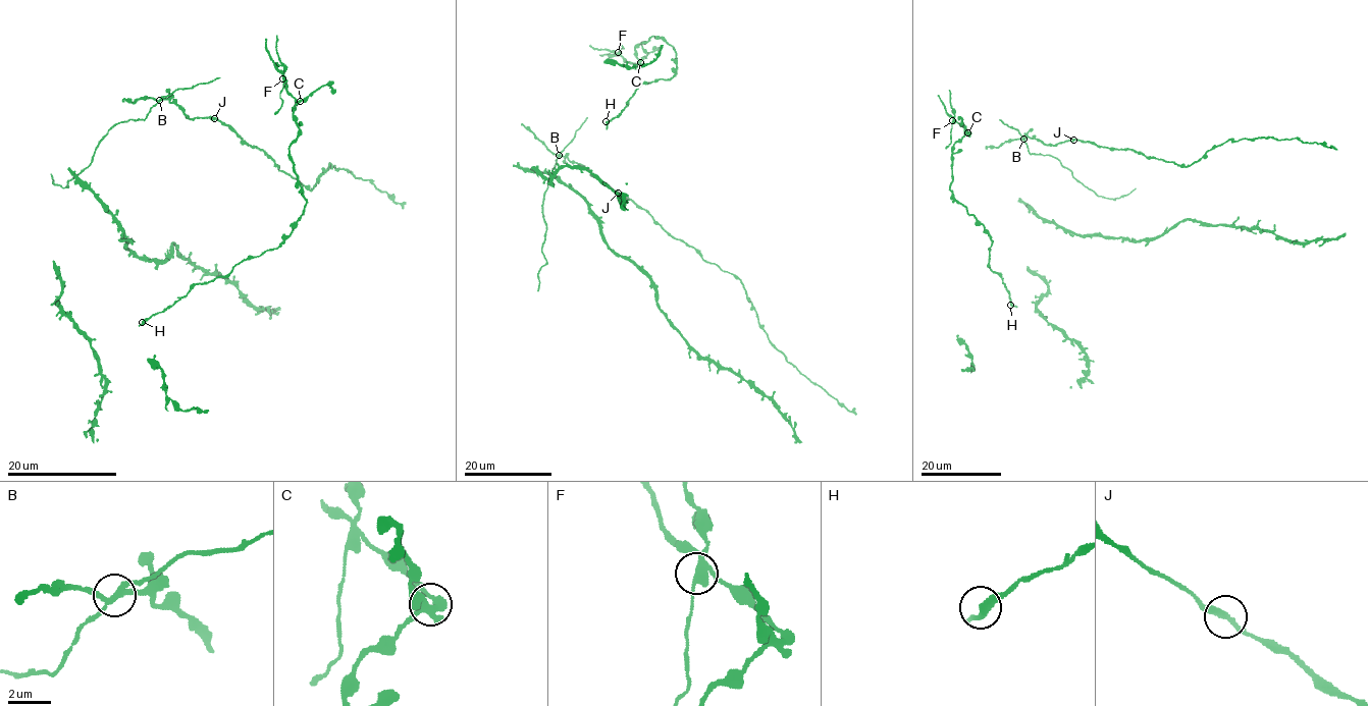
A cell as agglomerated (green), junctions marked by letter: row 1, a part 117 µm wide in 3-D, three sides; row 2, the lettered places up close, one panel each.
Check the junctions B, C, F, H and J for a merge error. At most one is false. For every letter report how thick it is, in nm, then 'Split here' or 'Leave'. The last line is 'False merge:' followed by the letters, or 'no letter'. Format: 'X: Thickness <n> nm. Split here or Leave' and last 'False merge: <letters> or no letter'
B: Thickness 240 nm. Split here
C: Thickness 340 nm. Leave
F: Thickness 340 nm. Leave
H: Thickness 320 nm. Leave
J: Thickness 300 nm. Leave
False merge: B

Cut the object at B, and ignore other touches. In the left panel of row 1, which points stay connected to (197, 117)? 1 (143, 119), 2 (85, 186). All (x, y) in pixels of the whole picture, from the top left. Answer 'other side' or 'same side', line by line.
1: other side
2: same side

